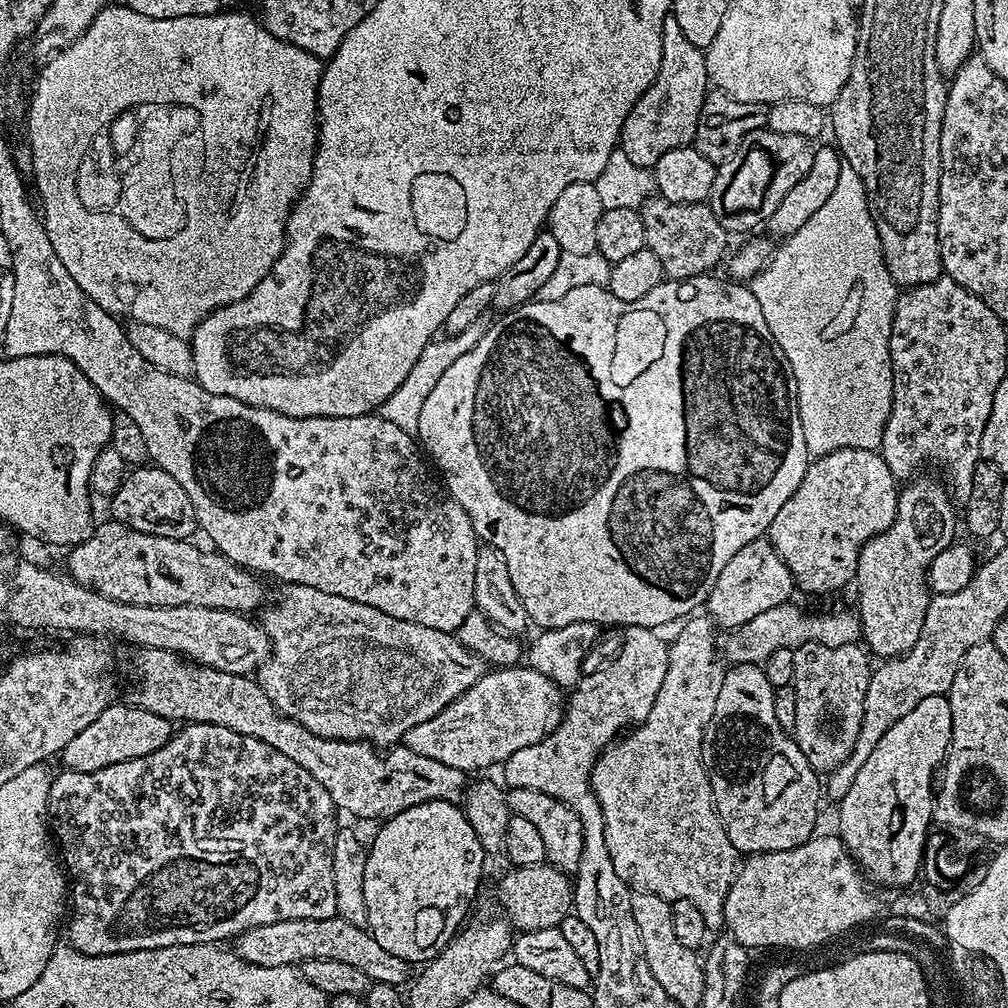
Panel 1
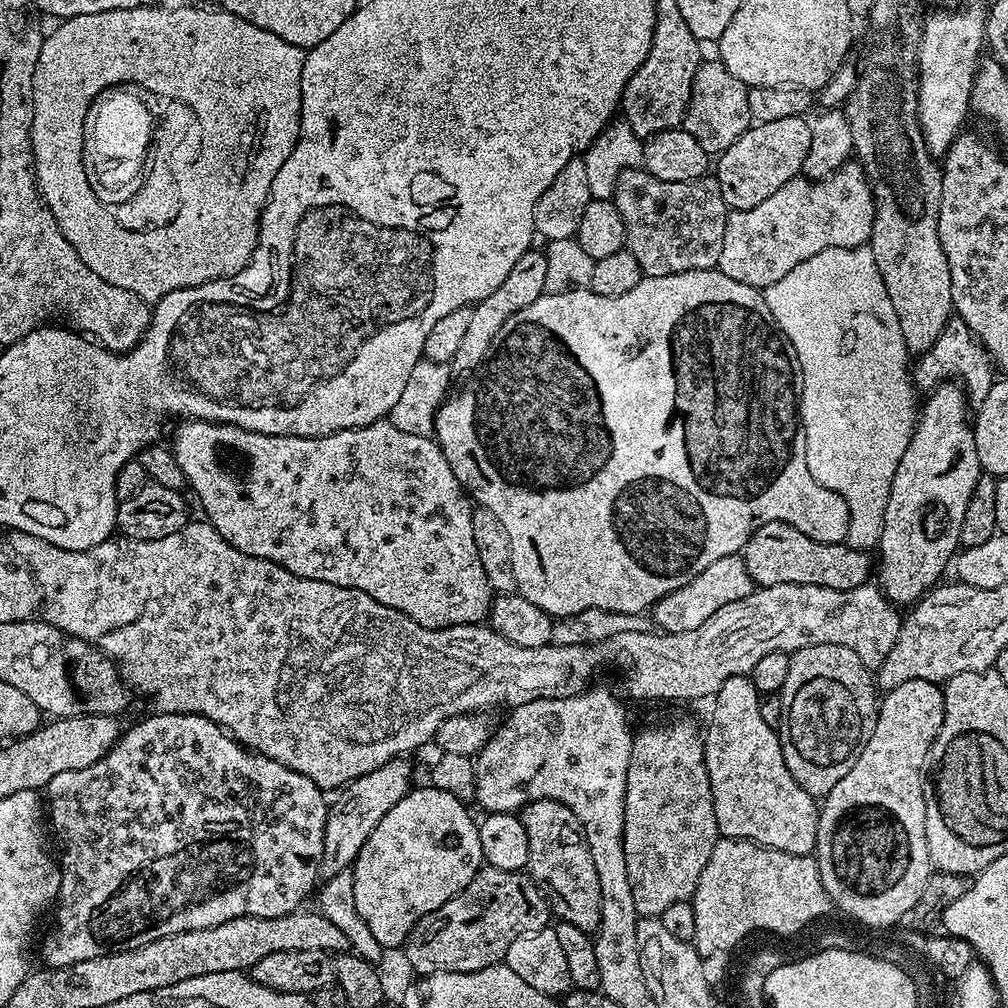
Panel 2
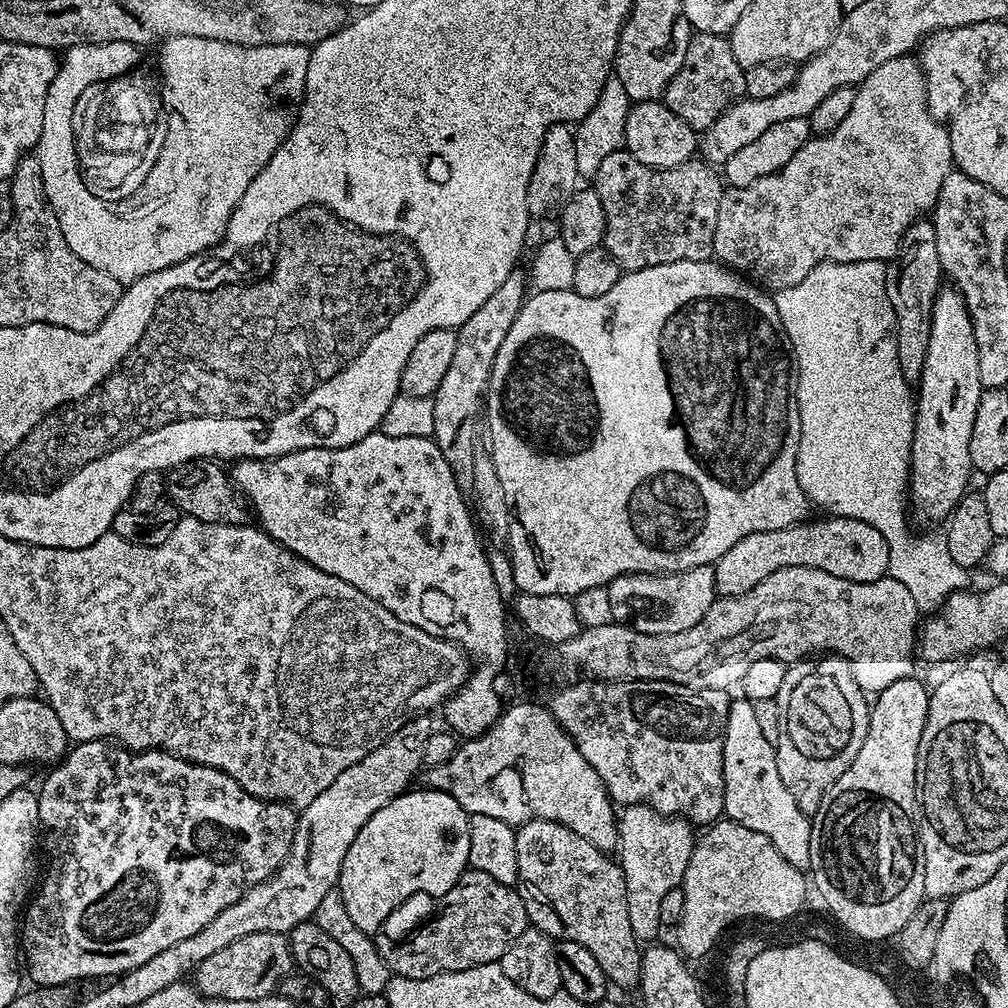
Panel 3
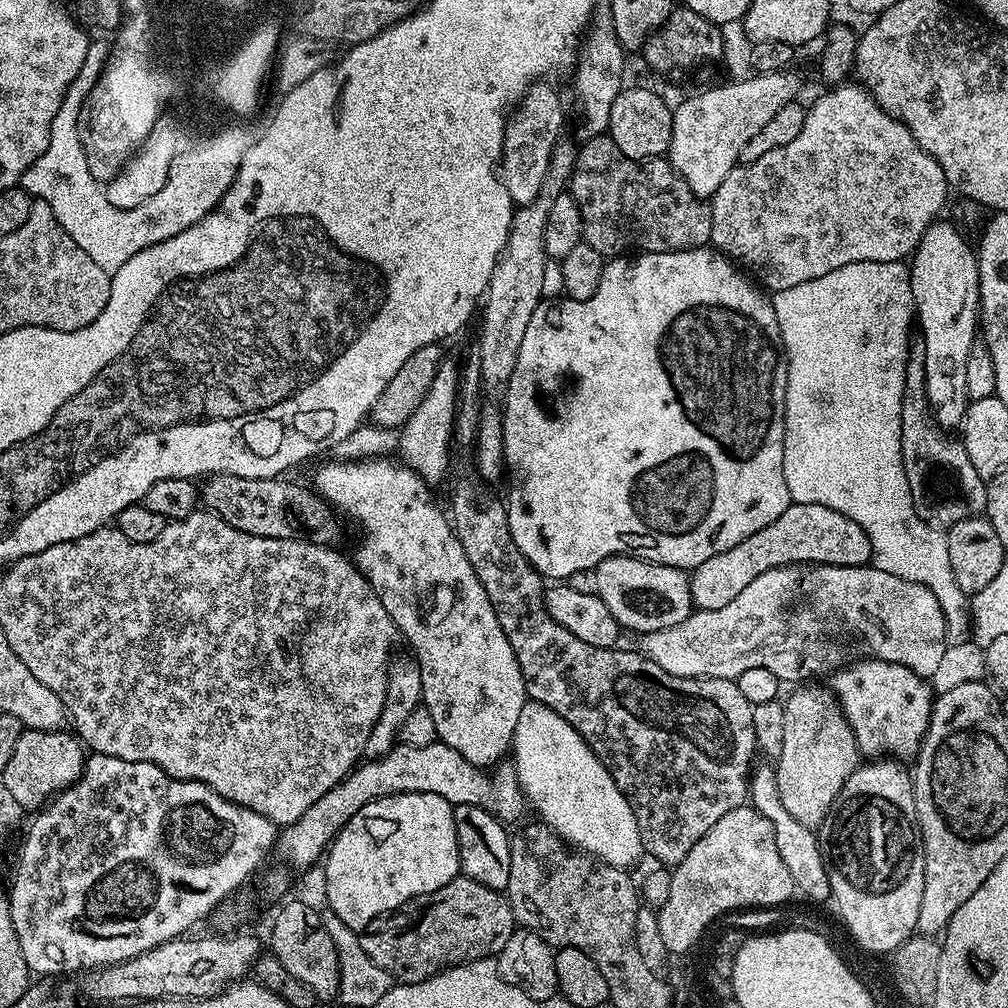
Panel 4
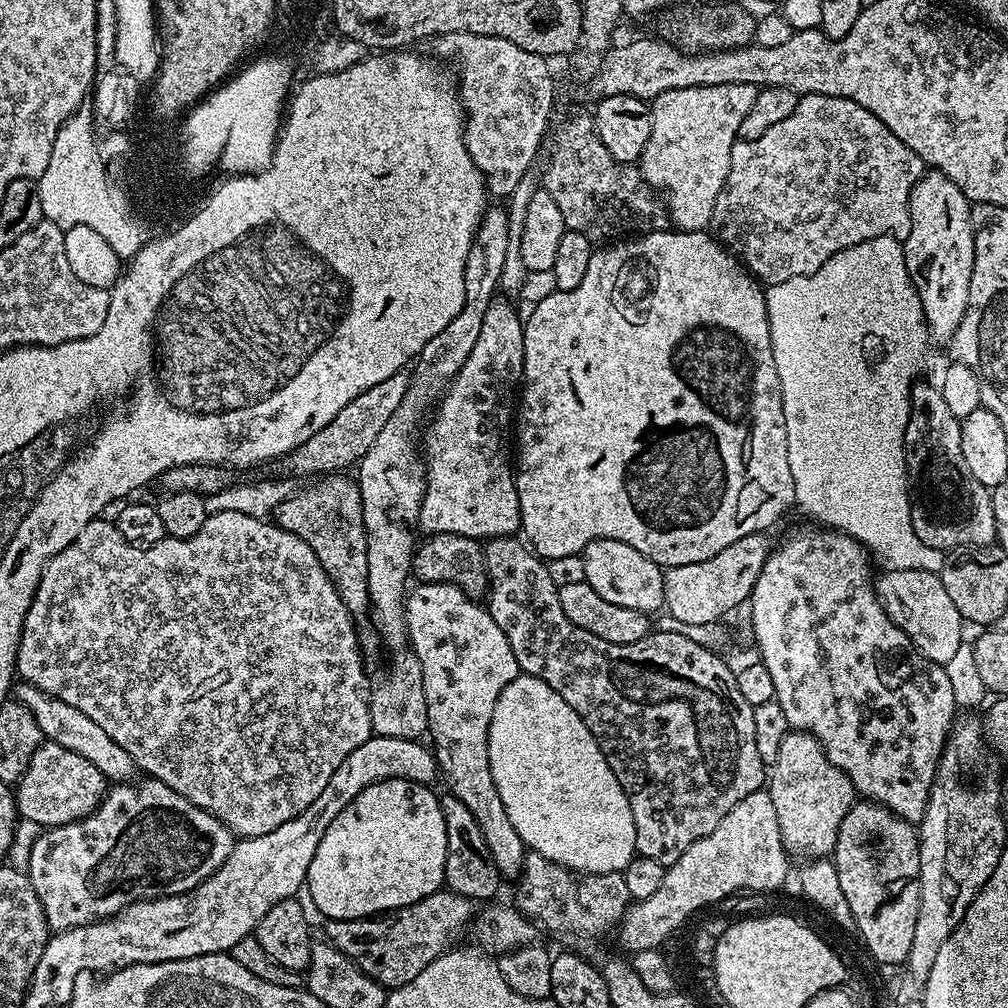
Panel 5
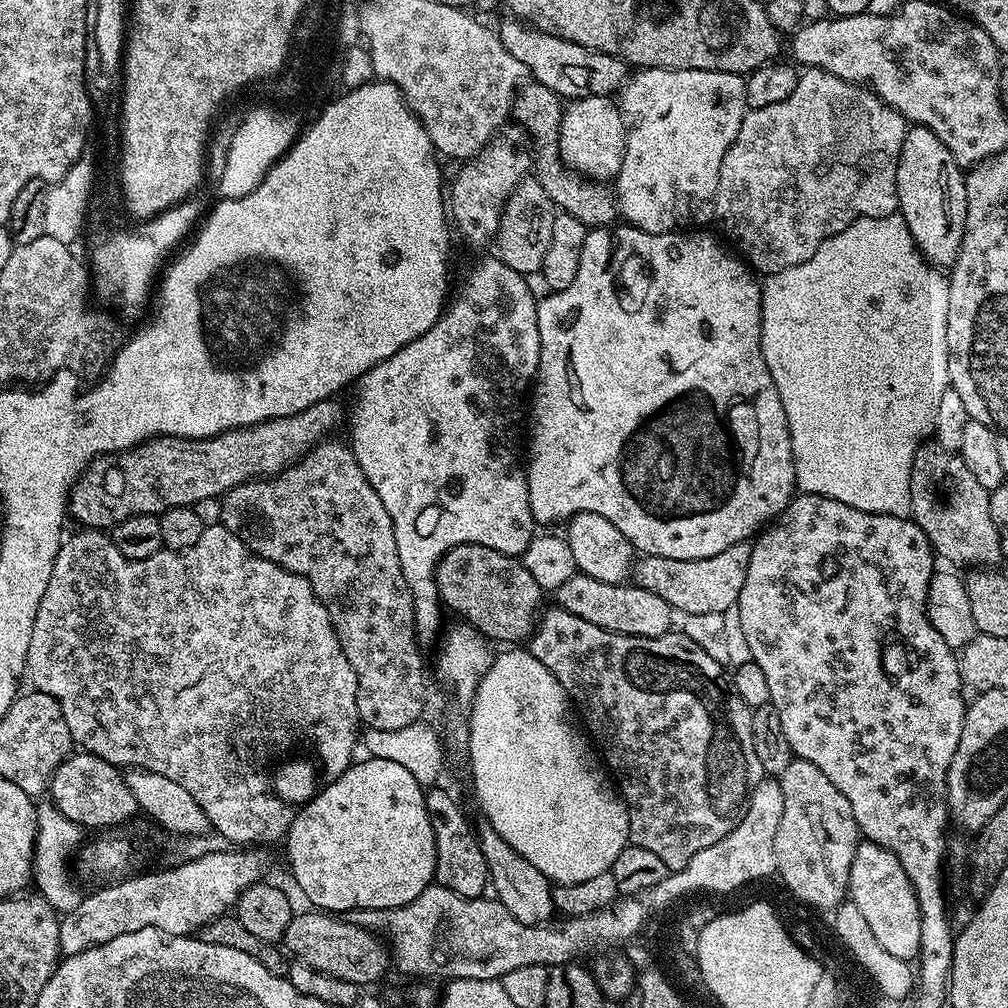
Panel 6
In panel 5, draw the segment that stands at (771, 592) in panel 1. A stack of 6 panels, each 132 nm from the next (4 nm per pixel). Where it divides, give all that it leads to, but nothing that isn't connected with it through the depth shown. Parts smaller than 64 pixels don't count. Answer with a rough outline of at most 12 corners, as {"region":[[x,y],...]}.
{"region":[[617,540],[585,546],[585,581],[614,606],[664,608],[665,569]]}

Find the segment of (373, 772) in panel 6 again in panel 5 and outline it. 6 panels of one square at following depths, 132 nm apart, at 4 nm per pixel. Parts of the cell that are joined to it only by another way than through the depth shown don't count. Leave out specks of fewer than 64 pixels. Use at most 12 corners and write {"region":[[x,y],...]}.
{"region":[[379,780],[332,819],[306,896],[363,920],[445,887],[429,785]]}

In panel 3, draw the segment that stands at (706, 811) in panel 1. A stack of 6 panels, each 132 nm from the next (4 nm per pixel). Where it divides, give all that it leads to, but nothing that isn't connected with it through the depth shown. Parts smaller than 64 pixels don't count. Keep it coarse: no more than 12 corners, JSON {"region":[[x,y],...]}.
{"region":[[648,804],[619,813],[618,863],[637,941],[662,931],[698,836]]}

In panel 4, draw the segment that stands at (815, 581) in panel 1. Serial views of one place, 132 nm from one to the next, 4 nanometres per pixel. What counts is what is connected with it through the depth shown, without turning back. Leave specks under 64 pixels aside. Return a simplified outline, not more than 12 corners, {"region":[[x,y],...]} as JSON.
{"region":[[789,503],[770,526],[690,572],[722,610],[787,564],[858,566],[872,543],[830,506]]}

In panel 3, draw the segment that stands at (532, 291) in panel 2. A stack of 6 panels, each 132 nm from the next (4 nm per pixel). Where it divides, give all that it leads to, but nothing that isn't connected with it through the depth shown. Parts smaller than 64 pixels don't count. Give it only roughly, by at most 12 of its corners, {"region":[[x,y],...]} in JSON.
{"region":[[512,272],[455,329],[431,439],[472,478],[476,423],[529,288]]}

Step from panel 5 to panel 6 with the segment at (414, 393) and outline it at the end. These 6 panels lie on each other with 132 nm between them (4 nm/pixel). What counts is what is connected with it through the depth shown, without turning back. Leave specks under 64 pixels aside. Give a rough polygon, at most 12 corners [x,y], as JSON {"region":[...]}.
{"region":[[509,122],[450,180],[451,223],[470,247],[495,241],[529,175],[526,133]]}

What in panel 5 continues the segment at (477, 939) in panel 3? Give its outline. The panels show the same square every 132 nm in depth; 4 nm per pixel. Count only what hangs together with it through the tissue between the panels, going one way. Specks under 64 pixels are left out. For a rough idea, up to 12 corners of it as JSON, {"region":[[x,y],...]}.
{"region":[[441,890],[323,935],[391,990],[469,927],[473,901]]}

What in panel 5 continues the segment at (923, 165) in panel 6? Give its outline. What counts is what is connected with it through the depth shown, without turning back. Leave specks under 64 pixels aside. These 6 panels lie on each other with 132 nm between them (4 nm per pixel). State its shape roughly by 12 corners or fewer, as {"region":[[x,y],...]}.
{"region":[[935,170],[910,194],[906,270],[933,345],[962,322],[973,205]]}

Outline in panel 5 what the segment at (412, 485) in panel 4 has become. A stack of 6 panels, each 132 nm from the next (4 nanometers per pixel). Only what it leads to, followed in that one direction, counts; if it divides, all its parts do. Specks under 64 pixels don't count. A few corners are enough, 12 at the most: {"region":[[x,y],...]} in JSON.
{"region":[[417,583],[404,613],[447,791],[505,881],[524,868],[488,731],[521,675],[483,603]]}

